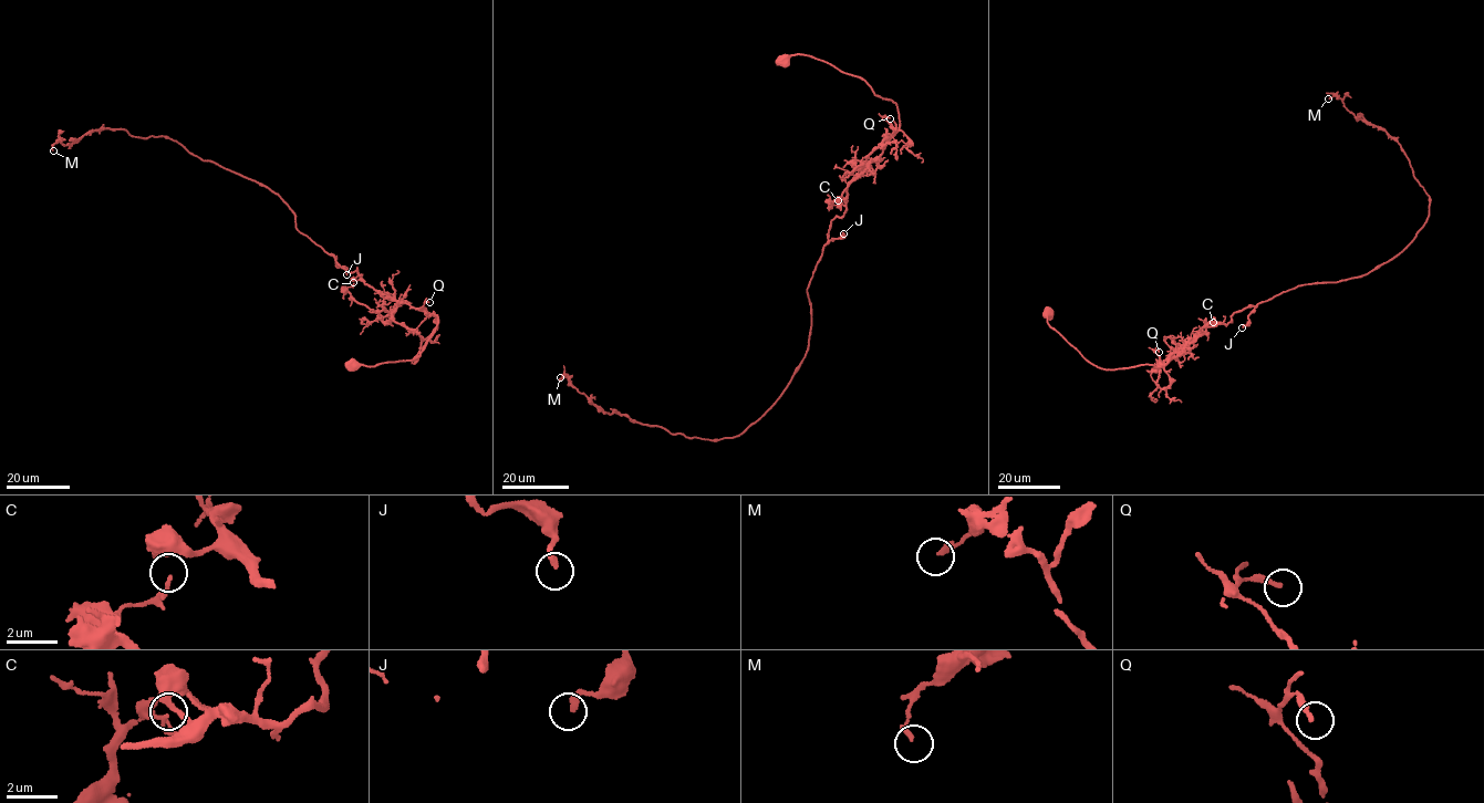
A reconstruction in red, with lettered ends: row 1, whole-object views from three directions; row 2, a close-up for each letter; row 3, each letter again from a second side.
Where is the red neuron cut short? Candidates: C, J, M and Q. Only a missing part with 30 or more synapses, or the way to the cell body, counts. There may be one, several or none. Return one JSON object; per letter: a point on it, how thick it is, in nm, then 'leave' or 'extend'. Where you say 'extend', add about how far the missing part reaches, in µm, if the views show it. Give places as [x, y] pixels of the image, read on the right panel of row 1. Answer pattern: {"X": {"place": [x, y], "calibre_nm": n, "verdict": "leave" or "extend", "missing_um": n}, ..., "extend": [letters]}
{"C": {"place": [1213, 322], "calibre_nm": 90, "verdict": "leave"}, "J": {"place": [1242, 327], "calibre_nm": 220, "verdict": "leave"}, "M": {"place": [1328, 98], "calibre_nm": 180, "verdict": "leave"}, "Q": {"place": [1159, 352], "calibre_nm": 200, "verdict": "leave"}, "extend": []}

